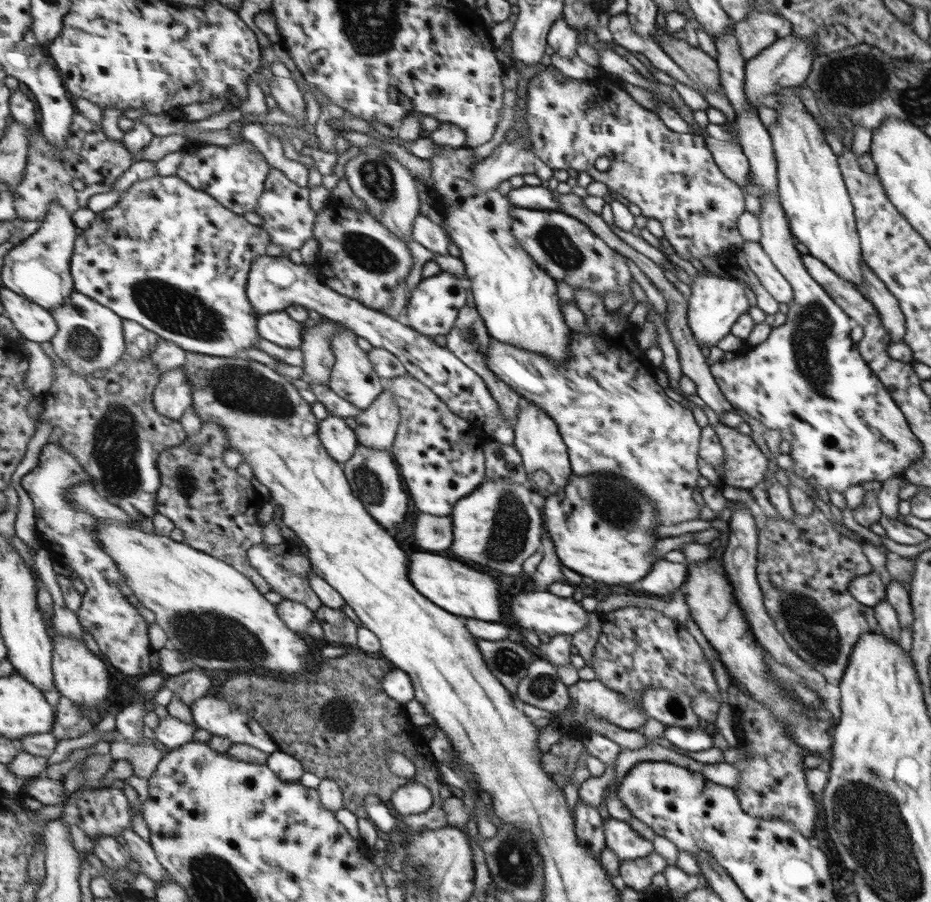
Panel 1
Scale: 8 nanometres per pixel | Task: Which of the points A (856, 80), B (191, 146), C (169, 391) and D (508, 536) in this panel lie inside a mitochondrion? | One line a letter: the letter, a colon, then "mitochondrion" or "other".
A: mitochondrion
B: other
C: other
D: mitochondrion

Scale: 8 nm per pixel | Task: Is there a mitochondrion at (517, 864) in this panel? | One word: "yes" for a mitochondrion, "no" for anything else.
yes

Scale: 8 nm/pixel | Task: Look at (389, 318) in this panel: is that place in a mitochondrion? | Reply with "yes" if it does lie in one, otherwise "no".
no

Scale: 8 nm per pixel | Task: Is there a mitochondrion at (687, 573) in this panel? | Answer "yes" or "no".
no

